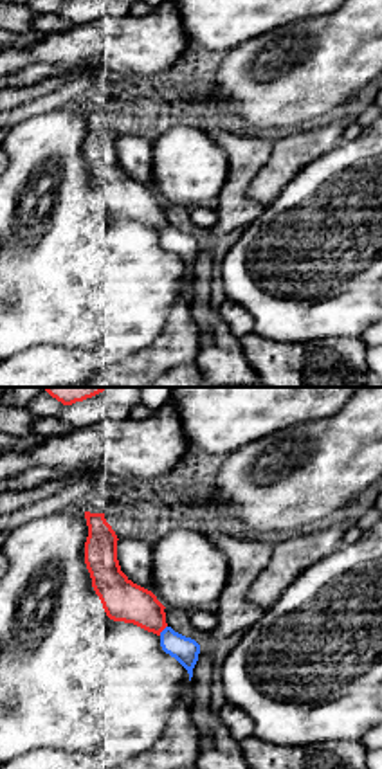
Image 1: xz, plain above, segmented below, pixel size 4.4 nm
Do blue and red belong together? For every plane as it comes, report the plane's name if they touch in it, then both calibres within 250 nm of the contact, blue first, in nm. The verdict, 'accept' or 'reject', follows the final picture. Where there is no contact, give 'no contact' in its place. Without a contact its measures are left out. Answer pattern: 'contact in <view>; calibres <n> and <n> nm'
contact in xz; calibres 120 and 190 nm

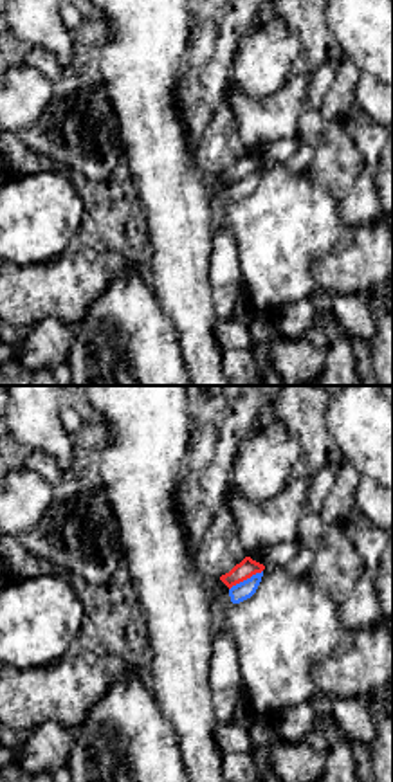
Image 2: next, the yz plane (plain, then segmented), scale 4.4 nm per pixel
contact in yz; calibres 80 and 80 nm

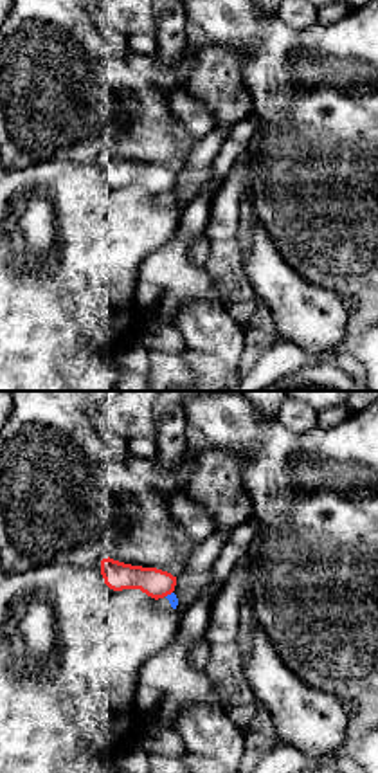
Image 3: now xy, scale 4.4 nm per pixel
contact in xy; calibres 50 and 130 nm

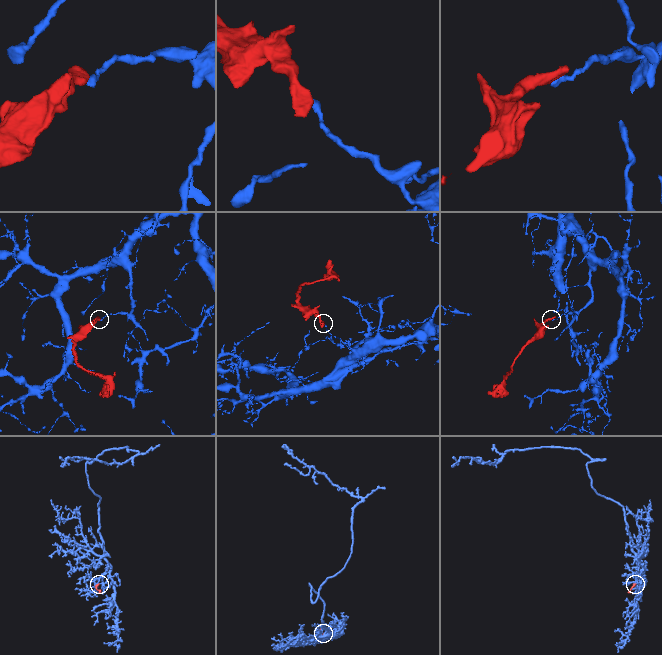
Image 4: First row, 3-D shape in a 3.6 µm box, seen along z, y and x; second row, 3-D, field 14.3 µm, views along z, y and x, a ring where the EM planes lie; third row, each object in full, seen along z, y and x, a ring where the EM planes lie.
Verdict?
reject

